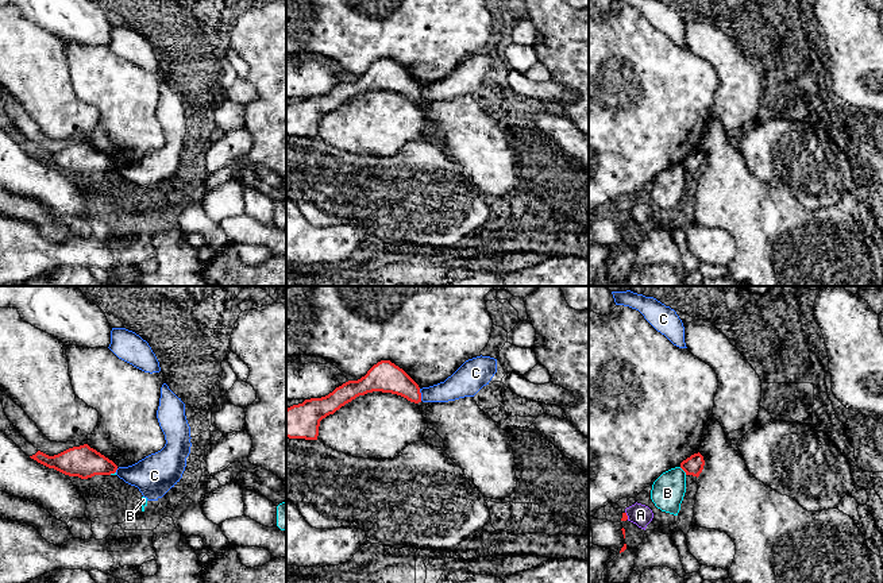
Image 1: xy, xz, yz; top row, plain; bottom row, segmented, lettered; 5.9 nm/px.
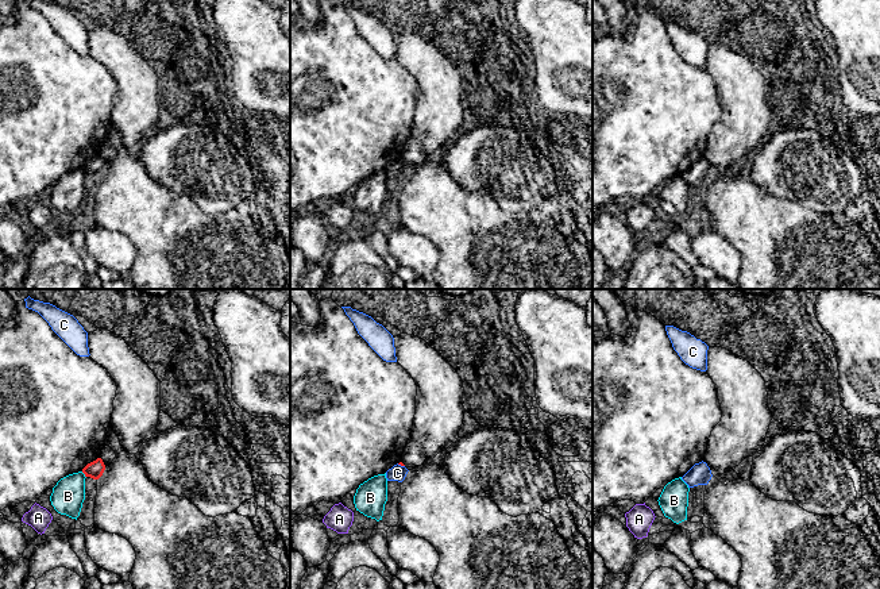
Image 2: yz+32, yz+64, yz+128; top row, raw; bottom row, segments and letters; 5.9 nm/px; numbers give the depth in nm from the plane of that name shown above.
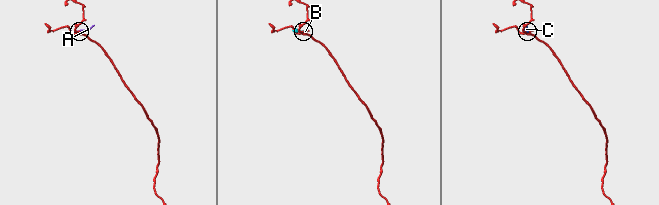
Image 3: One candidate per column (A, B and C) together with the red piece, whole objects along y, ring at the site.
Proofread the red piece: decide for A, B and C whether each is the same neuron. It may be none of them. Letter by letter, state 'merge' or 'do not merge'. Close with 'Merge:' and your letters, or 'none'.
A: do not merge
B: do not merge
C: do not merge
Merge: none

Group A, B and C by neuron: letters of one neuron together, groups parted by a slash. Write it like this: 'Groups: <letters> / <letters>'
Groups: A / B / C

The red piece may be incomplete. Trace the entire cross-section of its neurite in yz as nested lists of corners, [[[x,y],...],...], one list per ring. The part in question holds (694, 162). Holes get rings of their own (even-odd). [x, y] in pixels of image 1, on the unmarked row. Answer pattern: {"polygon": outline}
{"polygon": [[[698,150],[687,155],[680,161],[680,166],[686,170],[686,173],[699,174],[705,163],[703,154]]]}

